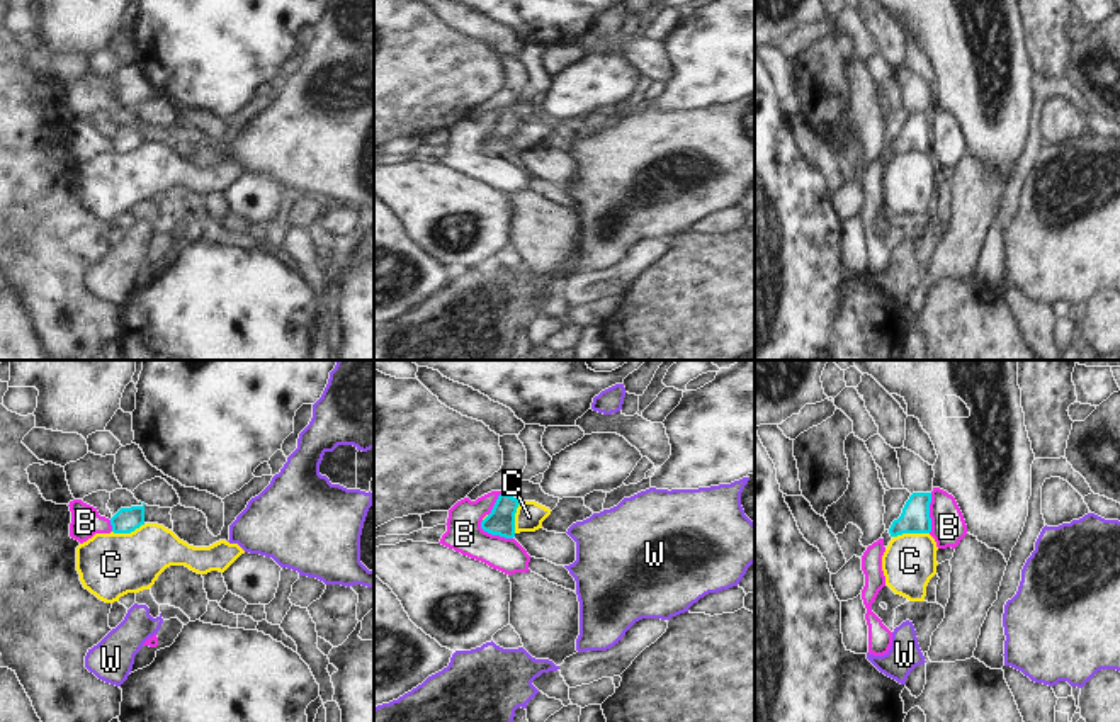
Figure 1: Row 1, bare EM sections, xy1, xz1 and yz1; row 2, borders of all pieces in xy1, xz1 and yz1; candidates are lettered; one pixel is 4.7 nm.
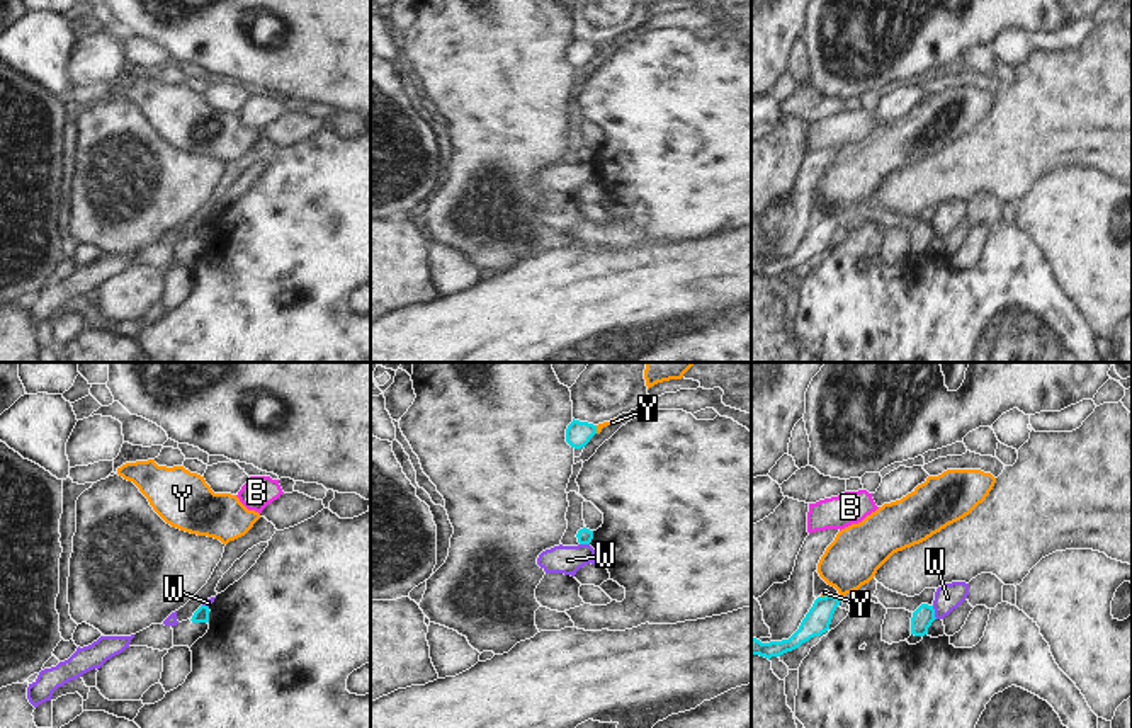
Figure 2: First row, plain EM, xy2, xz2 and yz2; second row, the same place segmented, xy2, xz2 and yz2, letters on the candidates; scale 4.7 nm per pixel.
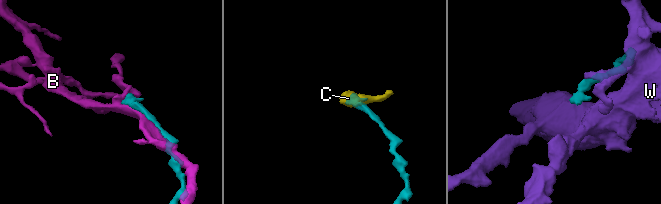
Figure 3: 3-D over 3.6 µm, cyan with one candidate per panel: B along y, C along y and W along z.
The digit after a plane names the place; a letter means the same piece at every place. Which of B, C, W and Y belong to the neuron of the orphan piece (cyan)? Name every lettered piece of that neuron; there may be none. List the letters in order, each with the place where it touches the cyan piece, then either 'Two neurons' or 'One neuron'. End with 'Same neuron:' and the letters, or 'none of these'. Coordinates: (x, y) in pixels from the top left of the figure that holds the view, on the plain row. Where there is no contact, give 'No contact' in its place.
B: Touches cyan at yz1 (928, 133). Two neurons
C: Touches cyan at yz1 (910, 152). Two neurons
W: Touches cyan at yz2 (933, 232). Two neurons
Y: Touches cyan at yz2 (823, 215). Two neurons
Same neuron: none of these.

